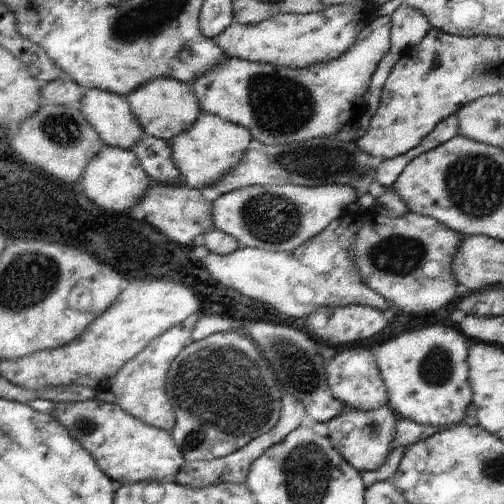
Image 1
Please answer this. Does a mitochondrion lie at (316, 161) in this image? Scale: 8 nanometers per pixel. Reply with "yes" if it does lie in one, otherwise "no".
yes

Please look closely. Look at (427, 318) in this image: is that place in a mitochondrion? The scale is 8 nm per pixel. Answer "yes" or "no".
no

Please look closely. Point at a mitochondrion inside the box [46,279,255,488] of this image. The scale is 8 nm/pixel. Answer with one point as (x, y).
(86, 426)

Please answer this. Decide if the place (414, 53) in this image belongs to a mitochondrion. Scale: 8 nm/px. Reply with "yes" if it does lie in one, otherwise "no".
no

